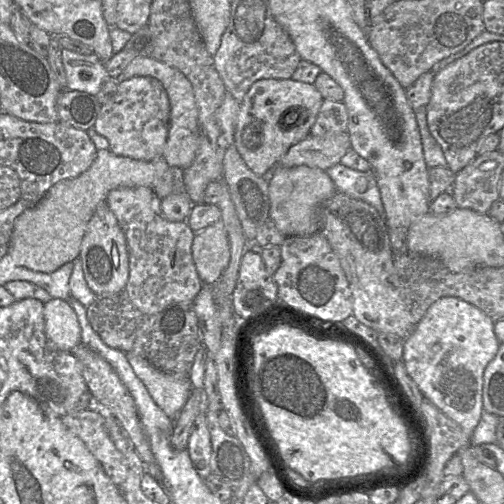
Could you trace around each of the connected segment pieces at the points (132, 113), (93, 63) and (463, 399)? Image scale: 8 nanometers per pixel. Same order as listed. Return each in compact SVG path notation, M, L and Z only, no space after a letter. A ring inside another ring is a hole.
M148 76L121 81L115 95L101 105L92 128L109 142L109 150L118 156L150 161L162 157L170 122L170 101L162 83Z
M63 48L61 55L66 74L66 90L82 91L96 96L101 83L110 77L105 63L95 53L83 55Z
M442 297L427 309L416 324L412 334L404 341L403 362L410 377L425 398L430 400L447 417L457 422L466 434L471 434L480 421L483 411L483 374L500 346L495 332L494 320L483 311L456 297Z

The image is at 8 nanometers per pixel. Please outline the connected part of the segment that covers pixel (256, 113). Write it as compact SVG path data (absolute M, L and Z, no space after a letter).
M260 79L254 82L237 116L234 140L247 166L258 176L268 177L290 147L310 134L322 101L313 84L293 79Z

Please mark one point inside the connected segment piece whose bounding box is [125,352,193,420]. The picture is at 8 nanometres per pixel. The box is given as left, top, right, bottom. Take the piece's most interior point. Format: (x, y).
(170, 394)

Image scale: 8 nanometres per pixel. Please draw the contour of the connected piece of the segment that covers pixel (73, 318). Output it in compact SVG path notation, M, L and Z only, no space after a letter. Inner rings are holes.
M52 298L44 303L45 334L58 349L72 351L82 343L77 315L66 300Z

